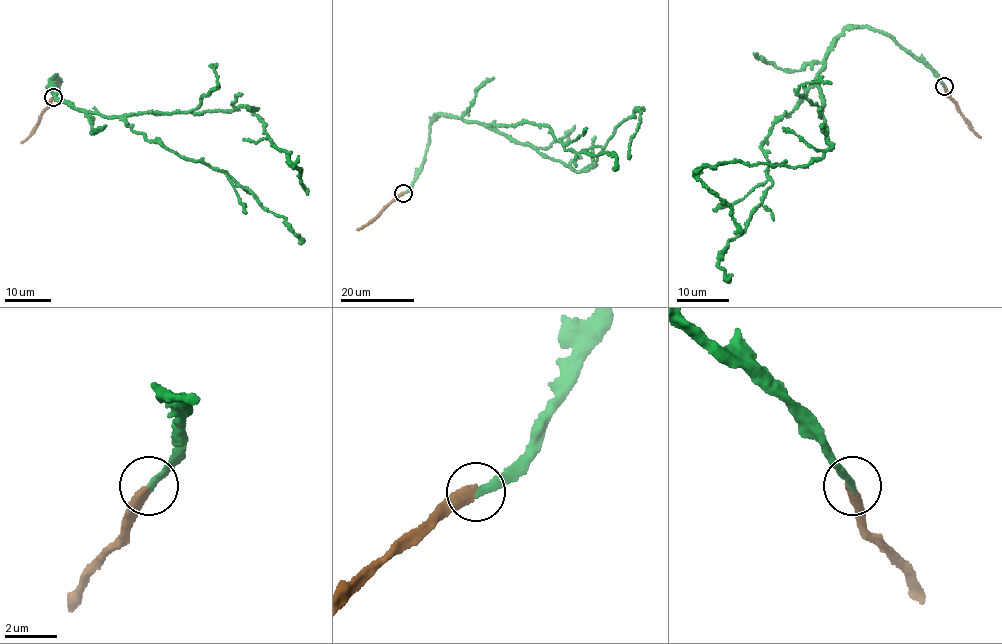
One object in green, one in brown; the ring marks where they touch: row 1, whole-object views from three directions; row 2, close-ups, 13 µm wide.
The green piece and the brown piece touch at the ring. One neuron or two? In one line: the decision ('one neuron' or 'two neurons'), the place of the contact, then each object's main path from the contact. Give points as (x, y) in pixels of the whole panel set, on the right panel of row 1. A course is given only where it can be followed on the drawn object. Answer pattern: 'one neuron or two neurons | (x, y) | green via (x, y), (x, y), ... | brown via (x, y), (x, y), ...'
one neuron | (944, 86) | green via (945, 86), (892, 37), (847, 27), (813, 85), (829, 151), (801, 167), (741, 162), (698, 173), (741, 234) | brown via (945, 86), (947, 96), (958, 107), (969, 128), (980, 136)

